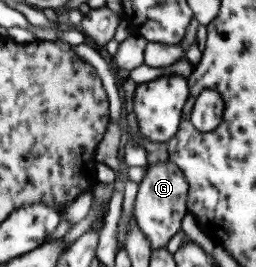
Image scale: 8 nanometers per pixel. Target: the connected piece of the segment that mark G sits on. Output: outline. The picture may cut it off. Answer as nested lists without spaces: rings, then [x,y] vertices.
[[[172,160],[147,165],[146,173],[139,183],[132,211],[140,231],[150,240],[152,249],[166,248],[168,241],[181,231],[182,219],[188,213],[189,189],[185,173],[182,173]]]

